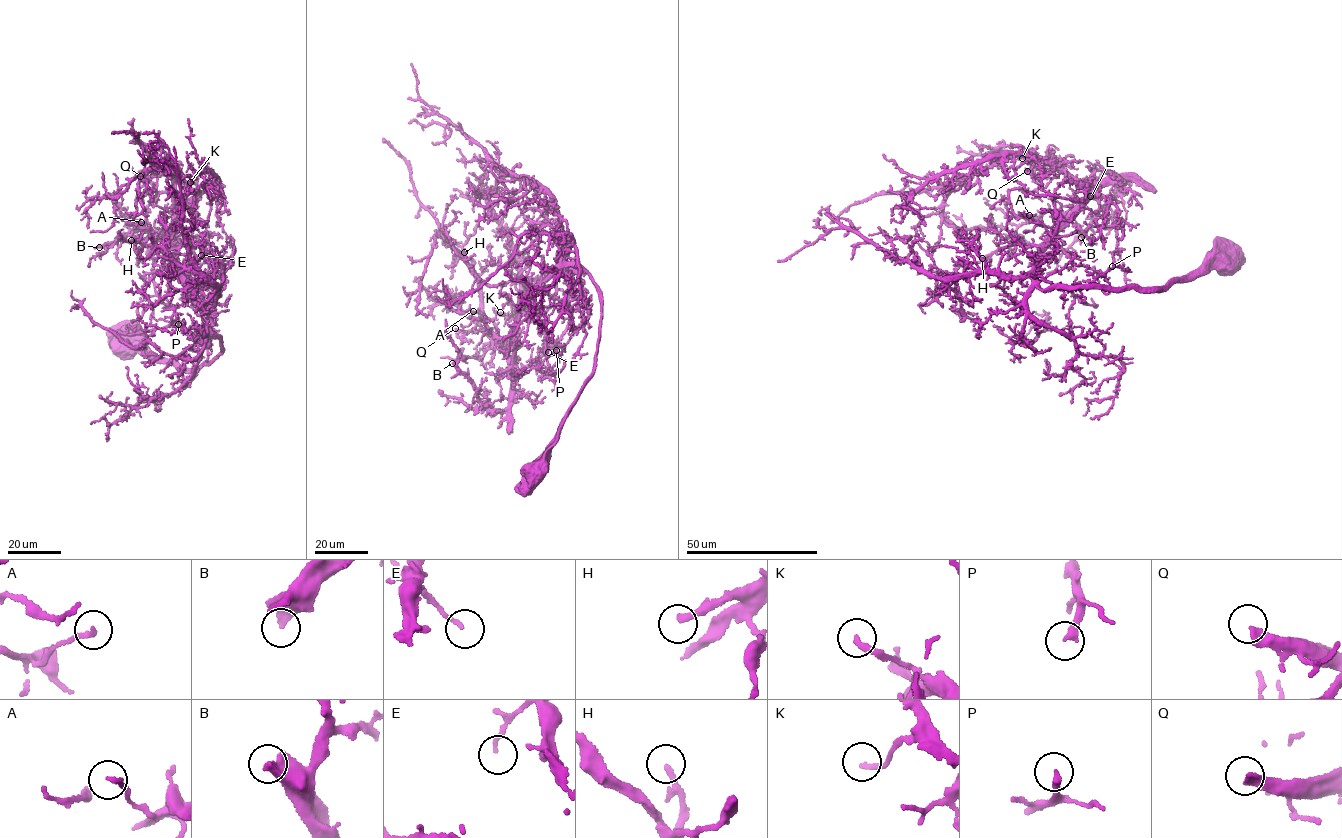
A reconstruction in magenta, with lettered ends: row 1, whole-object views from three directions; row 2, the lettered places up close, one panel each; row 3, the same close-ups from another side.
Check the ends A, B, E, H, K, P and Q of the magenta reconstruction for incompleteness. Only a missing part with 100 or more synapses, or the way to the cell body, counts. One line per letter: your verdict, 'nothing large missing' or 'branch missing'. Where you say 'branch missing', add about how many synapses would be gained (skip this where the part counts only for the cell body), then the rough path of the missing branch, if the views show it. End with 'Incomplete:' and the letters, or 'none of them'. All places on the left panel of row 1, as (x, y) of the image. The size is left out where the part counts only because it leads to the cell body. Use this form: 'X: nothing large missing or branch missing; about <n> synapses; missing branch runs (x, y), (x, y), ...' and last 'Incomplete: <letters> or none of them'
A: nothing large missing
B: branch missing; about 400 synapses; missing branch runs (99, 247), (65, 244), (54, 239), (46, 247), (55, 276), (70, 283)
E: nothing large missing
H: nothing large missing
K: nothing large missing
P: nothing large missing
Q: branch missing; about 200 synapses; missing branch runs (140, 176), (111, 195), (107, 199), (109, 204), (117, 199)
Incomplete: B, Q

